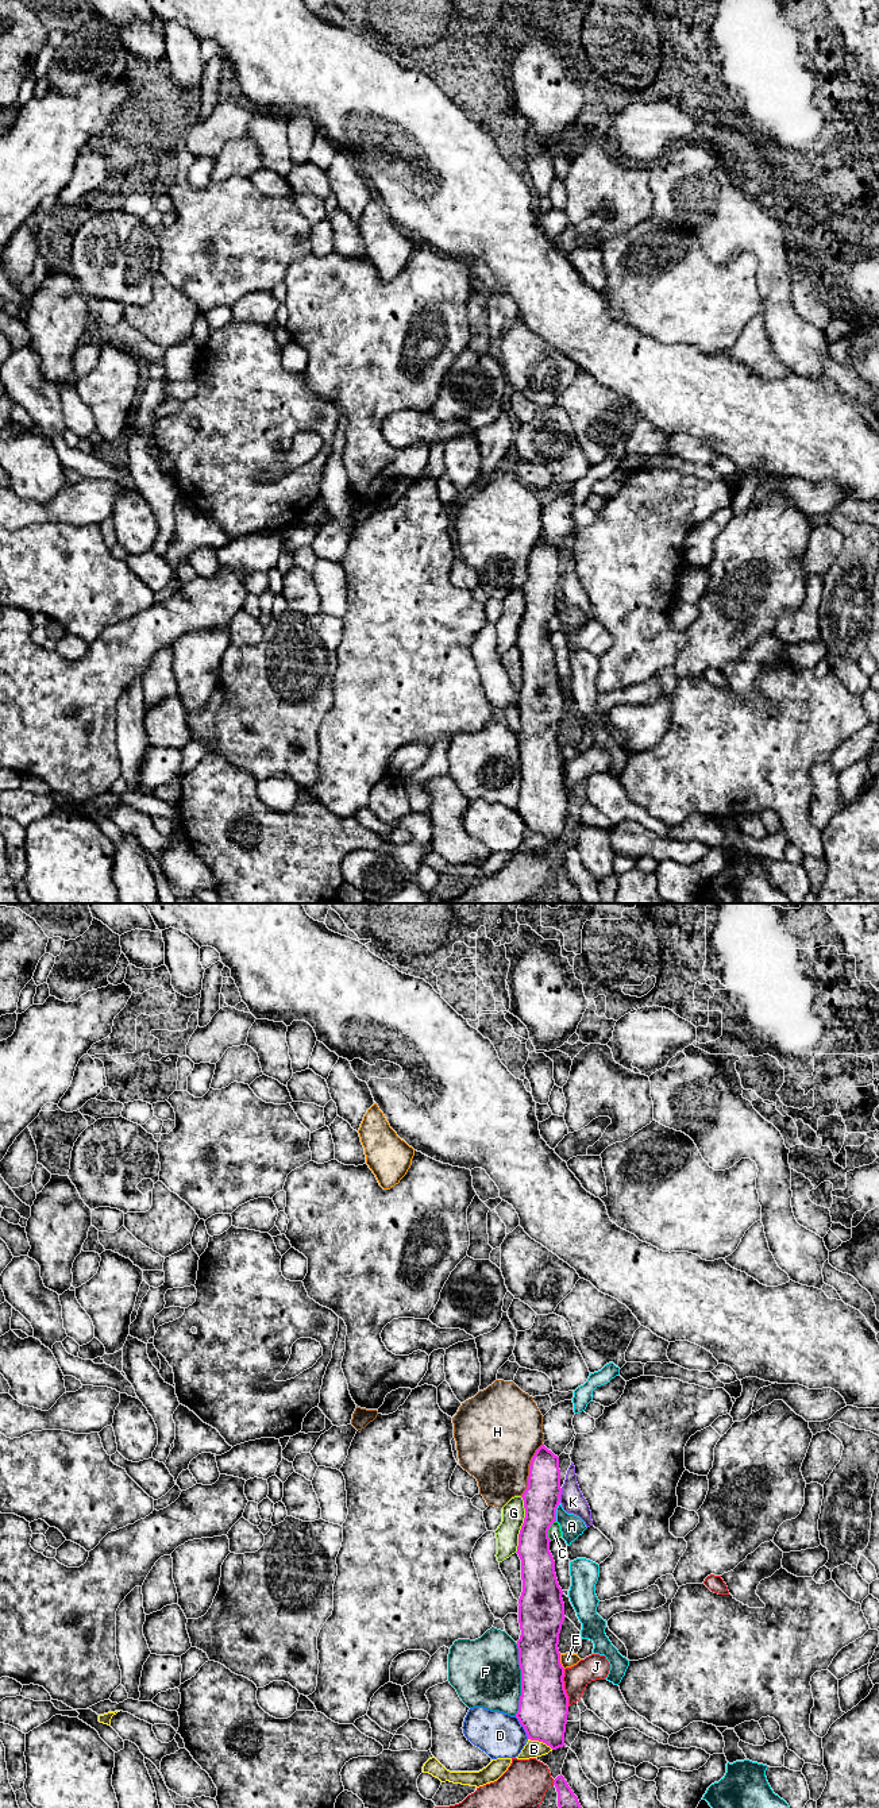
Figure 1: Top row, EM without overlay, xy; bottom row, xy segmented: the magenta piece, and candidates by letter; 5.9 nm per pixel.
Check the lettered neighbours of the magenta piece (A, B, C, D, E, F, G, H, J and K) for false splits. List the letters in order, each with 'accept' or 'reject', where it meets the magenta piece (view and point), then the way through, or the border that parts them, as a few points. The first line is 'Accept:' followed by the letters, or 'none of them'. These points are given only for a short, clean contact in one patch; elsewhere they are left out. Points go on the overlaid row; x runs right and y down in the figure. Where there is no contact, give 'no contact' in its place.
Accept: none of them
A: reject; meets magenta in xy at (555, 1511)
B: reject; meets magenta in xy at (540, 1741); border along xy (528, 1738), (542, 1741), (552, 1749)
C: reject; meets magenta in xy at (548, 1529); border along xy (555, 1521), (548, 1530), (550, 1539)
D: reject; meets magenta in xy at (523, 1726)
E: reject; meets magenta in xy at (559, 1661); border along xy (559, 1654), (559, 1662), (565, 1668)
F: reject; meets magenta in xy at (521, 1680)
G: reject; meets magenta in xy at (523, 1525)
H: reject; meets magenta in xy at (529, 1469)
J: reject; meets magenta in xy at (563, 1688); border along xy (563, 1669), (563, 1688), (569, 1706)
K: reject; meets magenta in xy at (561, 1494); border along xy (562, 1488), (559, 1502)

